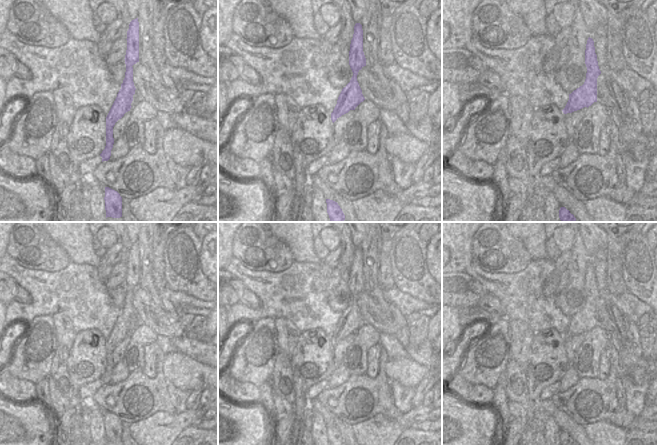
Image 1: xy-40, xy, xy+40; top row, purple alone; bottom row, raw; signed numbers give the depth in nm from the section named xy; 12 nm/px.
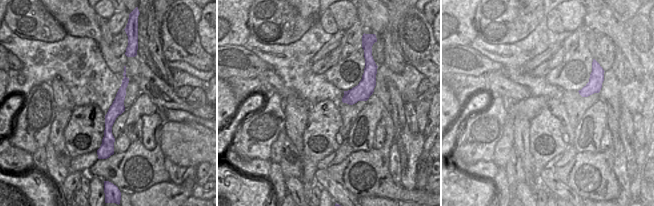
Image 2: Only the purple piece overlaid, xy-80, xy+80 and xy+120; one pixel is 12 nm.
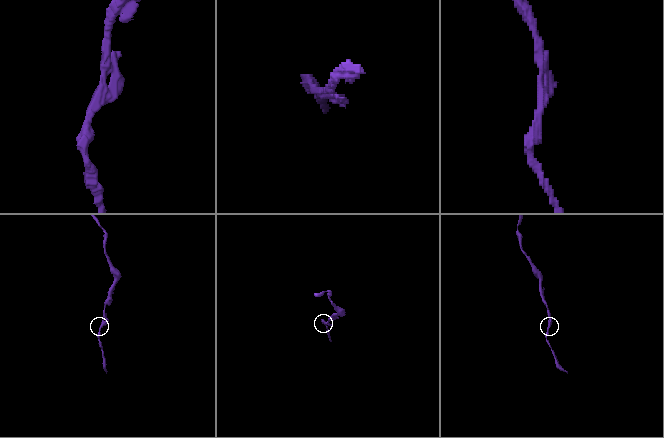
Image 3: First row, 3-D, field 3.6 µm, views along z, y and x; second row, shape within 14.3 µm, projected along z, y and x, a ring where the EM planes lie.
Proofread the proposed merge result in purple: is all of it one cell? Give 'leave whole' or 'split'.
leave whole

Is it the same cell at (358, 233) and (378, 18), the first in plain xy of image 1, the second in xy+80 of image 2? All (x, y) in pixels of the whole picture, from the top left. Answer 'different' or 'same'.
same

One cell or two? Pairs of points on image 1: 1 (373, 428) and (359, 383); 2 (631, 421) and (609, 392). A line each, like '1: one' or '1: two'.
1: two
2: one

